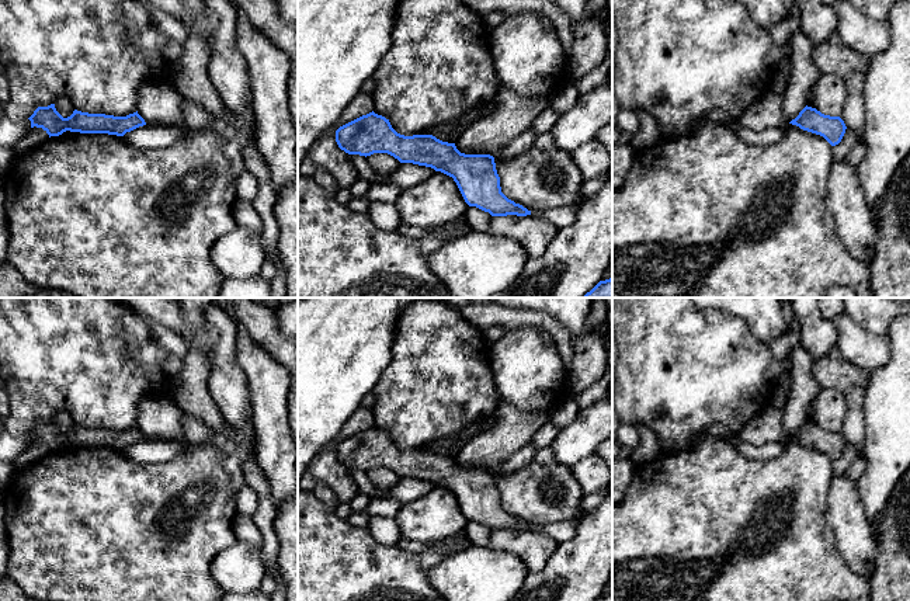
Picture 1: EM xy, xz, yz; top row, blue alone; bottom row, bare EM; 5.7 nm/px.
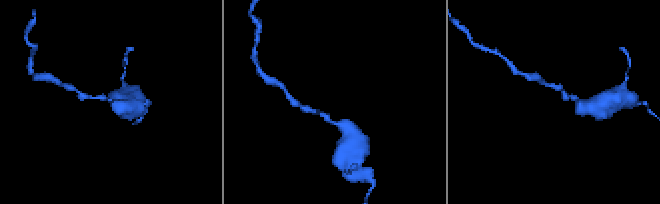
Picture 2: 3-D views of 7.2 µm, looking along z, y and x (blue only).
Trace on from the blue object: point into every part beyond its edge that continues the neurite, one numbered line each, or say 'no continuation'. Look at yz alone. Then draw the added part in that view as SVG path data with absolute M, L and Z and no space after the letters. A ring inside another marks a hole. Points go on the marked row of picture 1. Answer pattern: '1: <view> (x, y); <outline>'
no continuation

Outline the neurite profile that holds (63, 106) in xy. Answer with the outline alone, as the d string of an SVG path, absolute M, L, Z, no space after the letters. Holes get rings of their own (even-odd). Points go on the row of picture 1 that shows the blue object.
M59 97L55 101L56 111L63 117L67 118L73 114L74 107L72 105L70 100L67 97Z

